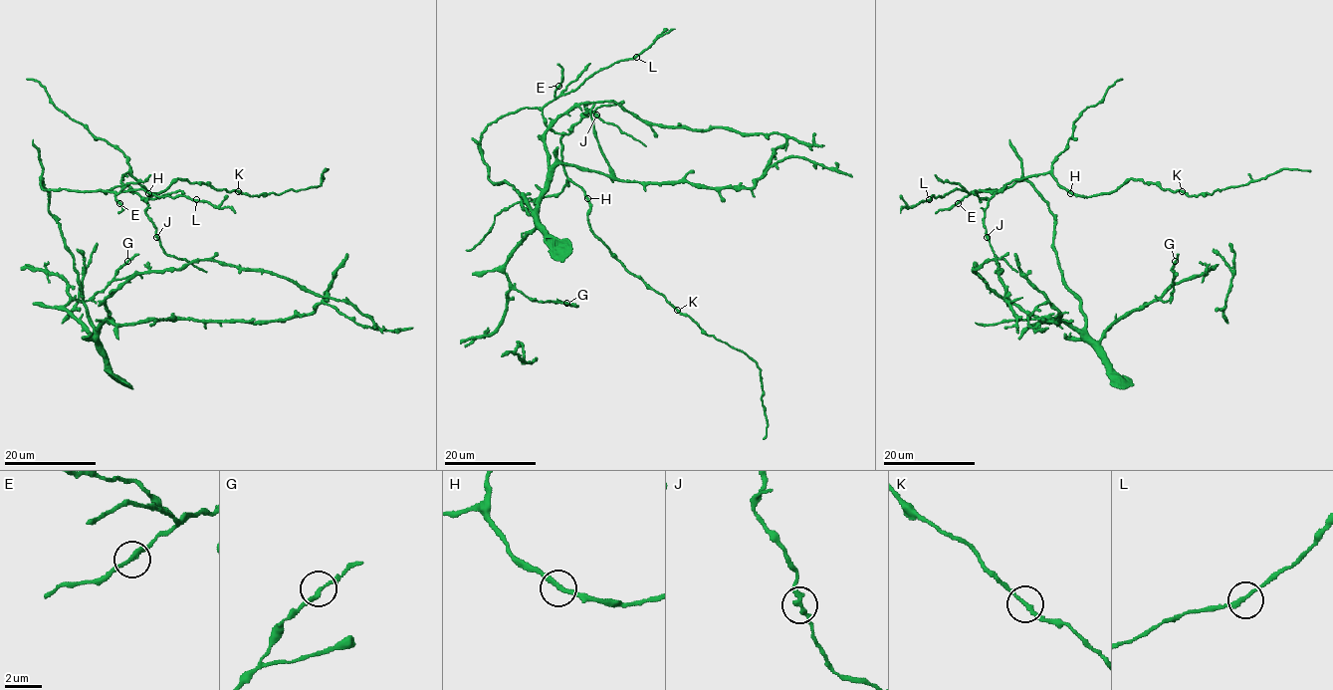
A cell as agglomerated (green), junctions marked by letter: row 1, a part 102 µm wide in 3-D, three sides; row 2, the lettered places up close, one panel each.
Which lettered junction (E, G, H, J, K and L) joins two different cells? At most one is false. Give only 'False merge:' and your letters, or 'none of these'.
False merge: J

